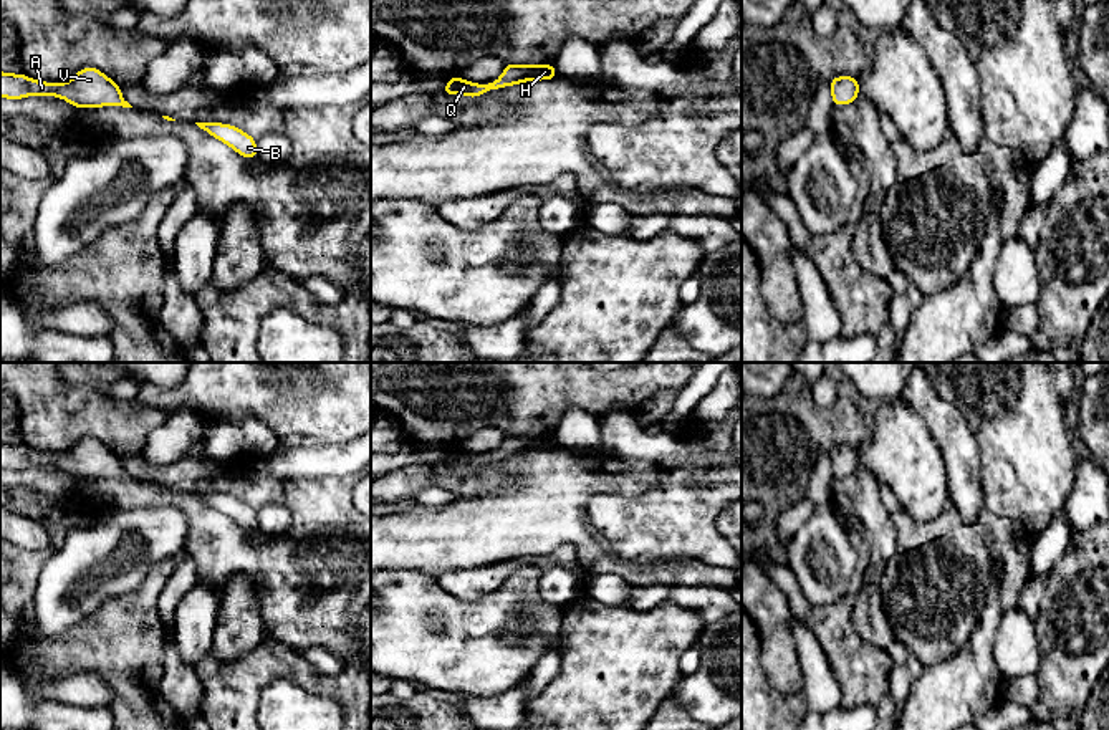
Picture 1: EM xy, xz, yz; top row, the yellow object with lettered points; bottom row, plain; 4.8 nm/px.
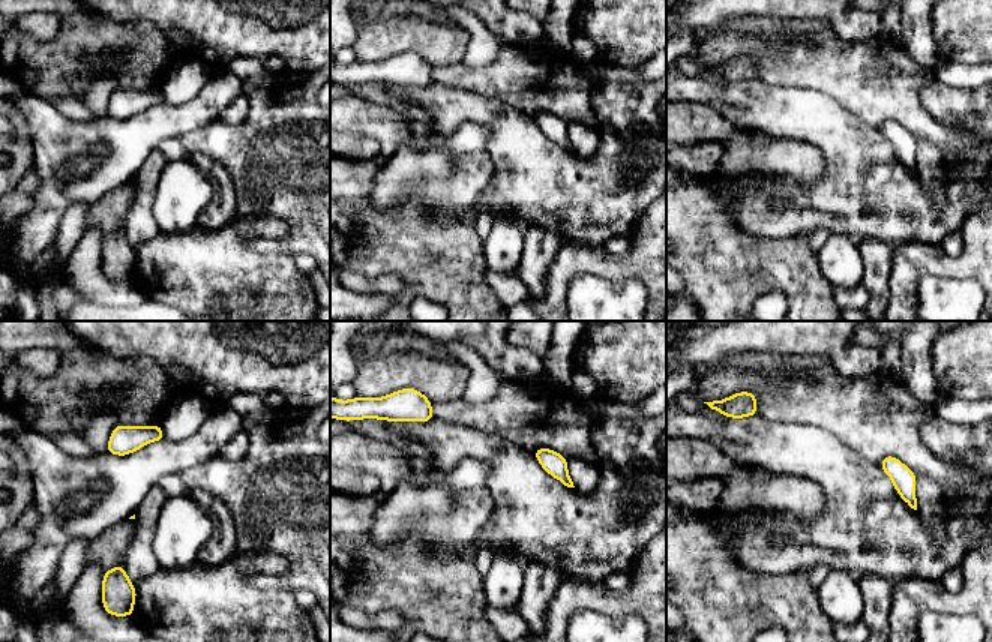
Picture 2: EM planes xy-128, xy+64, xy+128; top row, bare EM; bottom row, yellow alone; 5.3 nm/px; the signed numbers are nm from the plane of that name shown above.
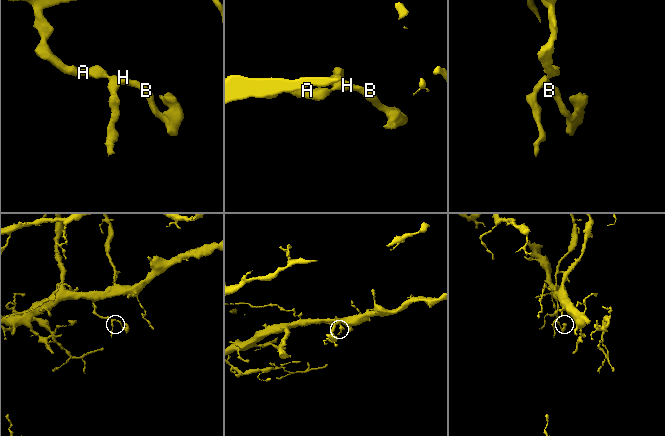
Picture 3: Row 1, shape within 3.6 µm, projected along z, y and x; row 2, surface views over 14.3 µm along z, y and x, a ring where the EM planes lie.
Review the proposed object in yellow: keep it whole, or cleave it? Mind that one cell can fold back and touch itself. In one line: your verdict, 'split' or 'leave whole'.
leave whole

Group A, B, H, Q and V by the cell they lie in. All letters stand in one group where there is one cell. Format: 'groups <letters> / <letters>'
groups A B H Q V

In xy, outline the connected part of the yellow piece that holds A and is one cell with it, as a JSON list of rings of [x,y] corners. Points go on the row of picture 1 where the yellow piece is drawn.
[[[94,66],[81,68],[70,81],[36,81],[18,73],[0,71],[0,98],[25,99],[33,94],[56,96],[76,109],[122,106],[132,108],[121,93],[121,86]]]

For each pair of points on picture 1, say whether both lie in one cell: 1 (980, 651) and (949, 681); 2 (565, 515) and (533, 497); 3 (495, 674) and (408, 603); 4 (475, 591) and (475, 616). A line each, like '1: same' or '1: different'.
1: same
2: same
3: same
4: different

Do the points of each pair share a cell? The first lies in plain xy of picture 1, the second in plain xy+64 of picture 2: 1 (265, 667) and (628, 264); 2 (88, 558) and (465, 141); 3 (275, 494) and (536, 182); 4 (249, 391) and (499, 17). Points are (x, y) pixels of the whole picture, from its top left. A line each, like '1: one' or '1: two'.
1: one
2: one
3: two
4: two

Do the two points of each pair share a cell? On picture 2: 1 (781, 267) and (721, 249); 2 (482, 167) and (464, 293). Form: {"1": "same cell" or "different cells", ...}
{"1": "same cell", "2": "same cell"}

